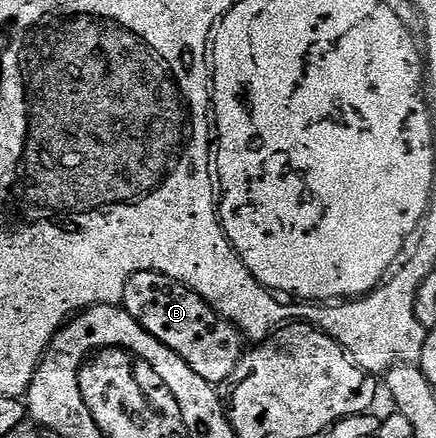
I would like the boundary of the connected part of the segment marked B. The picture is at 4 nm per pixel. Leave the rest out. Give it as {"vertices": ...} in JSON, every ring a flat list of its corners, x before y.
{"vertices":[[137,271,124,285,121,306,148,334,172,349,211,385,230,379,244,354,244,336,234,324,213,311,195,291,159,271]]}

